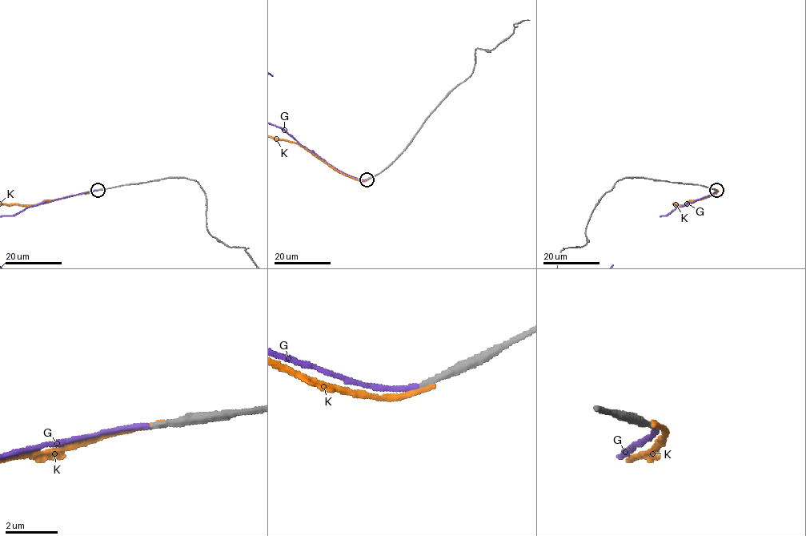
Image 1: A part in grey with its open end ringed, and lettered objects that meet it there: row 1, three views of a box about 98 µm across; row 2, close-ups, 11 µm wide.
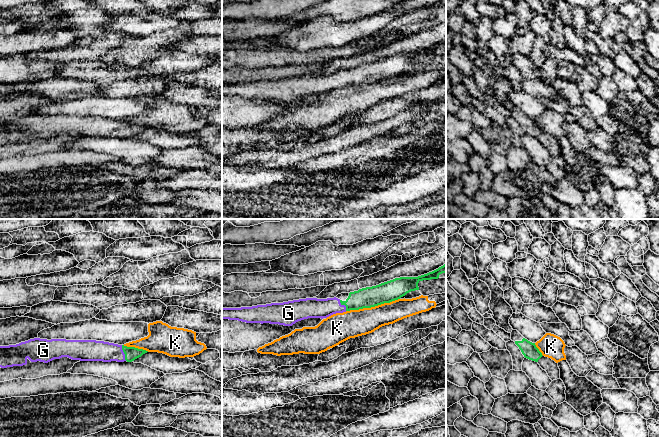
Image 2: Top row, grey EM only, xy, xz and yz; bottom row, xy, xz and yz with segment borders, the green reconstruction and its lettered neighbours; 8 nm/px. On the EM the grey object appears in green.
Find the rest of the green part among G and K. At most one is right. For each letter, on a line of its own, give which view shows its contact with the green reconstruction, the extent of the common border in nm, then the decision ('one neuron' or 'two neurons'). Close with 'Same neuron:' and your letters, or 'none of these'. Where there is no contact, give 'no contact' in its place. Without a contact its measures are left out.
G: xy | 130 nm | one neuron
K: xz | 440 nm | two neurons
Same neuron: G

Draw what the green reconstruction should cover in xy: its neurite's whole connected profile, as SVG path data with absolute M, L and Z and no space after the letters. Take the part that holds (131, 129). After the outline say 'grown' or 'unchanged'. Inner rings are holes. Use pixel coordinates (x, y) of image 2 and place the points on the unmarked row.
M34 114L16 121L0 122L0 143L23 142L28 135L48 139L62 133L80 137L132 138L147 128L96 116Z; grown

